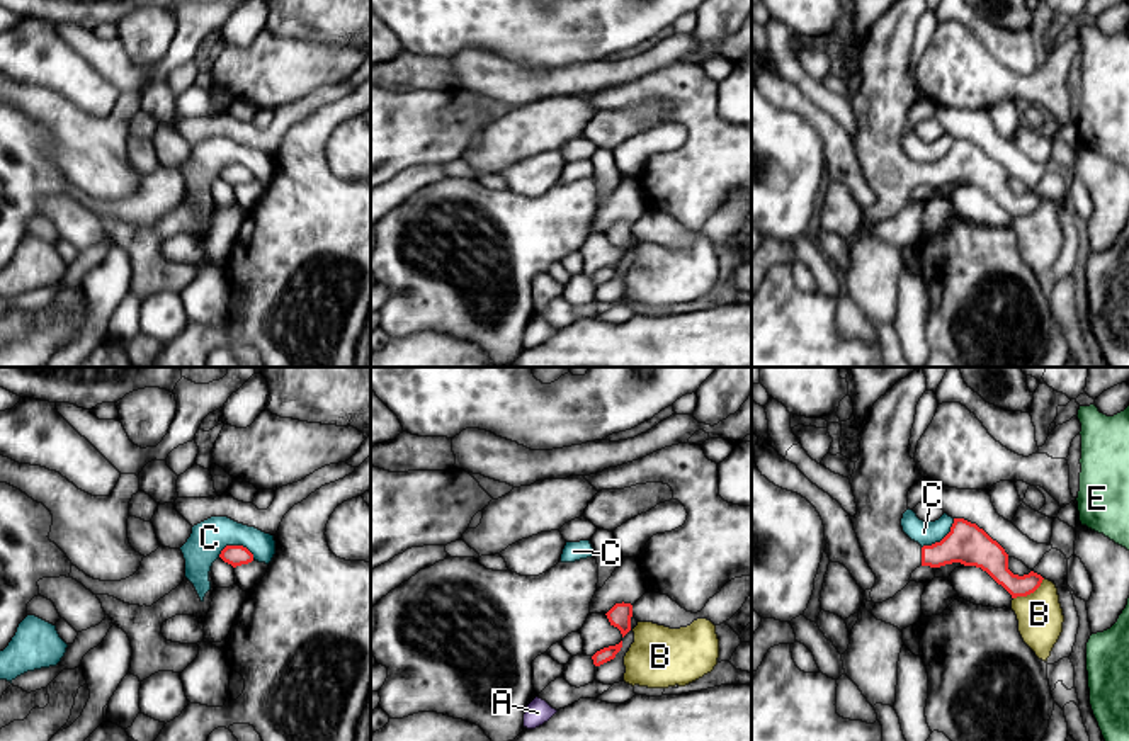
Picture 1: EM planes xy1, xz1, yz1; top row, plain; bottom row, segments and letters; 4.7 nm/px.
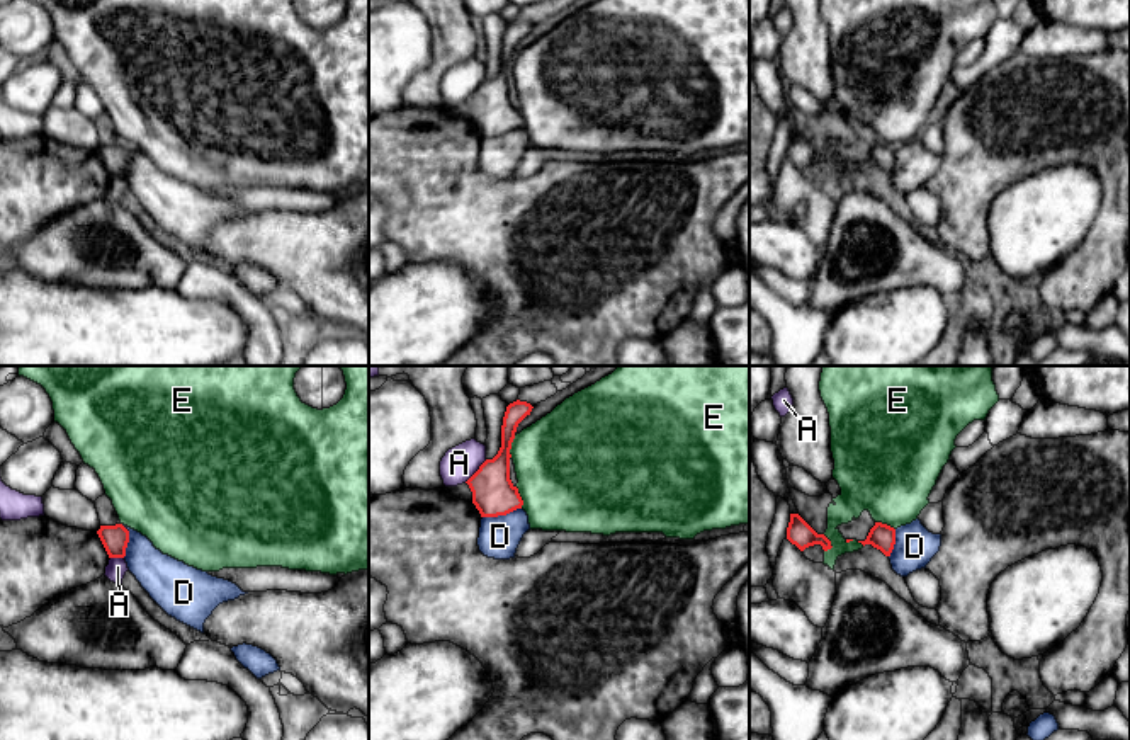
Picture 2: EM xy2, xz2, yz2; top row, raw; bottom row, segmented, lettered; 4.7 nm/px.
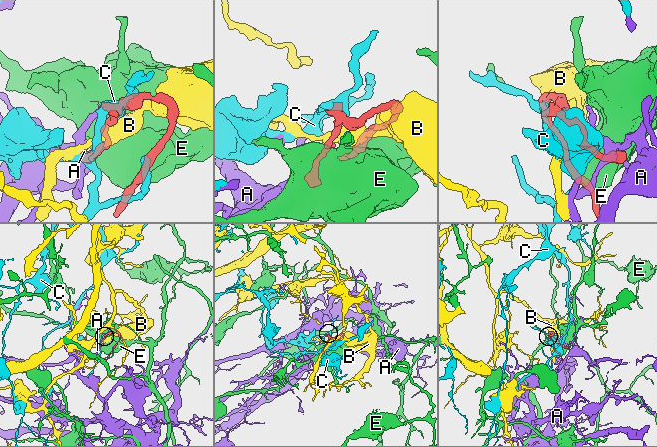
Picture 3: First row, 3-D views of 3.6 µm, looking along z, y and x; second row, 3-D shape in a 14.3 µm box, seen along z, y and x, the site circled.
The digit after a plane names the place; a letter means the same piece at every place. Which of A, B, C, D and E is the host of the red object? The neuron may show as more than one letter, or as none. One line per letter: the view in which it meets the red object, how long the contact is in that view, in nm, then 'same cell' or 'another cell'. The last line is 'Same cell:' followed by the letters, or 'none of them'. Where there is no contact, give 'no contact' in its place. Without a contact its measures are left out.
A: xz2 | 160 nm | another cell
B: yz1 | 180 nm | another cell
C: xy1 | 180 nm | another cell
D: xz2 | 190 nm | another cell
E: xz2 | 110 nm | another cell
Same cell: none of them

